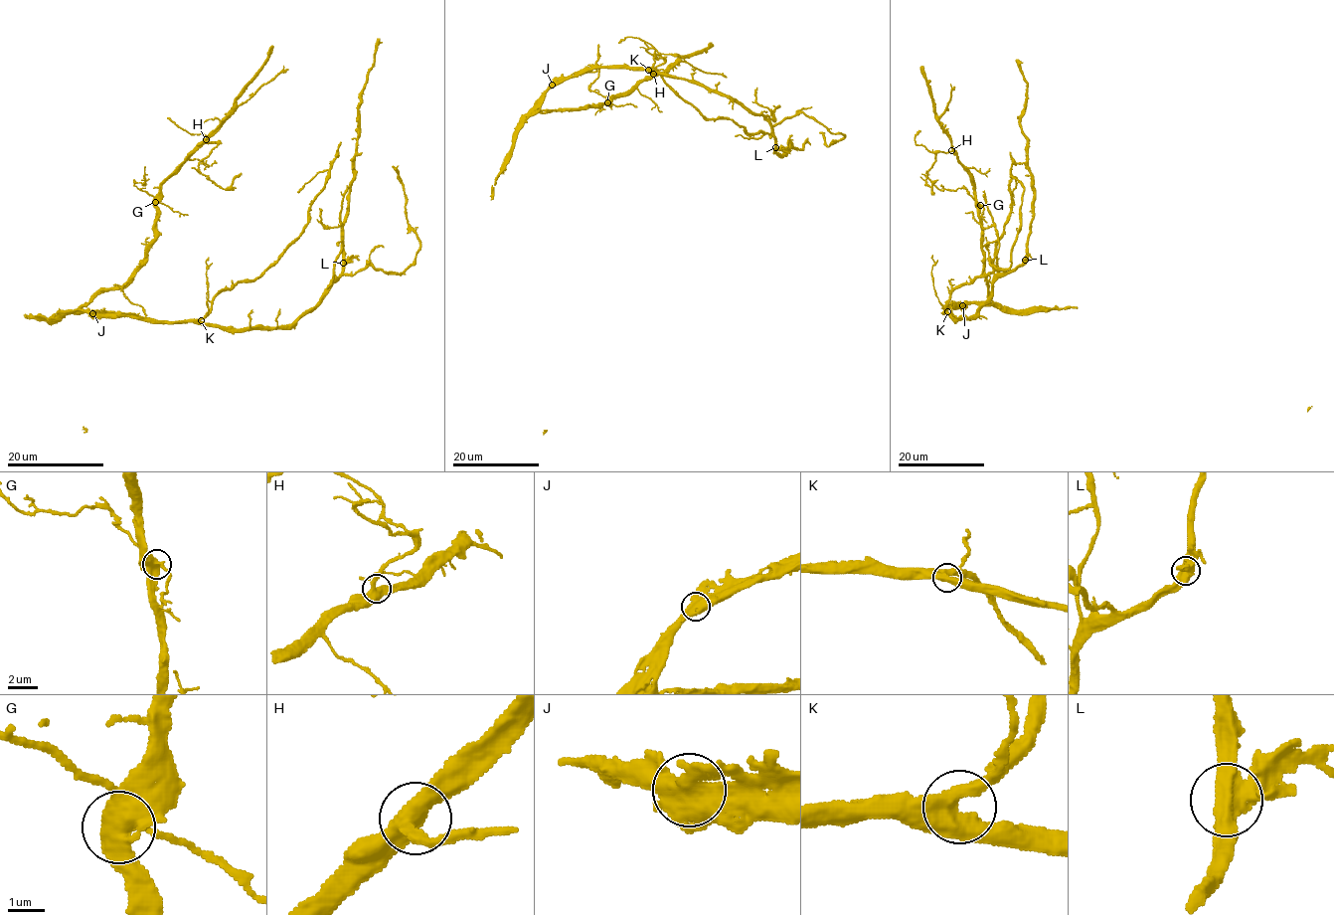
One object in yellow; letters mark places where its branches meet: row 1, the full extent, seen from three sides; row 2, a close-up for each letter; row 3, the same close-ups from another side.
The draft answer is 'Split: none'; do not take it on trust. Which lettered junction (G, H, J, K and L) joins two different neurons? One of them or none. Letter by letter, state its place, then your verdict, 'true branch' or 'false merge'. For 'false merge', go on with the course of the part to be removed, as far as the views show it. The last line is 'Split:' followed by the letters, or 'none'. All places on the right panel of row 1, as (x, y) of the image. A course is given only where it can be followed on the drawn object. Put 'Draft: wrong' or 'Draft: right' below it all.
G: (980, 205) | true branch
H: (951, 150) | true branch
J: (962, 305) | true branch
K: (947, 311) | true branch
L: (1025, 260) | true branch
Split: none
Draft: right

